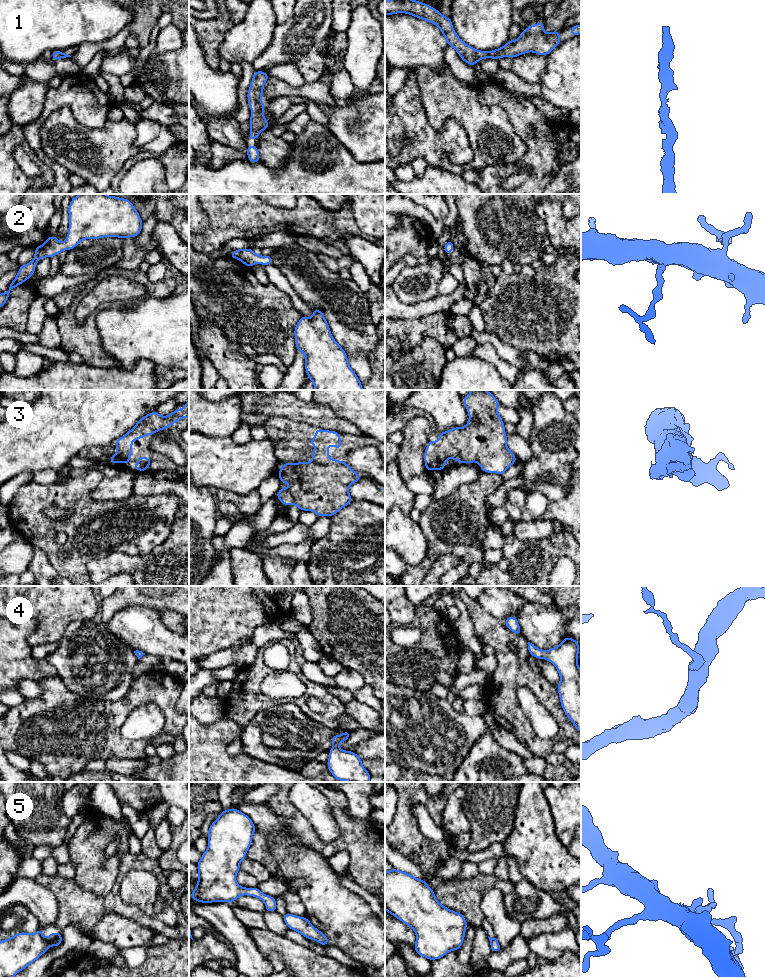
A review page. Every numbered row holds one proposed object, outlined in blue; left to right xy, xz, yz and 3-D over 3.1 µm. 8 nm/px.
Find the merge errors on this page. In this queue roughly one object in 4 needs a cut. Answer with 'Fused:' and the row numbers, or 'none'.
Fused: none

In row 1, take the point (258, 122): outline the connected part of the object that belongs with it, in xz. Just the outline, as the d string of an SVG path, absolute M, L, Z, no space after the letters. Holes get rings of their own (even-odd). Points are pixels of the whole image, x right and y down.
M254 70L253 79L247 93L248 104L250 105L251 109L251 117L249 120L249 141L257 139L263 130L269 129L269 123L265 118L265 115L262 113L266 107L266 104L260 102L263 95L264 85L269 76L270 75L264 71Z

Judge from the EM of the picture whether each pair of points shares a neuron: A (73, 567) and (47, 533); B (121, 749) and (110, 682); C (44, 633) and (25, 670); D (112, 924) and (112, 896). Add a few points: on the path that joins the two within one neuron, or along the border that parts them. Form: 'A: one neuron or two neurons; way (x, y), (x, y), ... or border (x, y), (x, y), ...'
A: one neuron; way (72, 557), (62, 547), (56, 546), (53, 543)
B: two neurons; border (131, 685), (128, 692), (117, 700), (90, 700)
C: two neurons; border (37, 621), (35, 631), (28, 638), (31, 646)
D: two neurons; border (134, 920), (118, 914), (107, 913), (93, 926)

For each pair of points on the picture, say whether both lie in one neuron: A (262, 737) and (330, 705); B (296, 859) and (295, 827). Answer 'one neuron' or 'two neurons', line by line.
A: two neurons
B: two neurons

